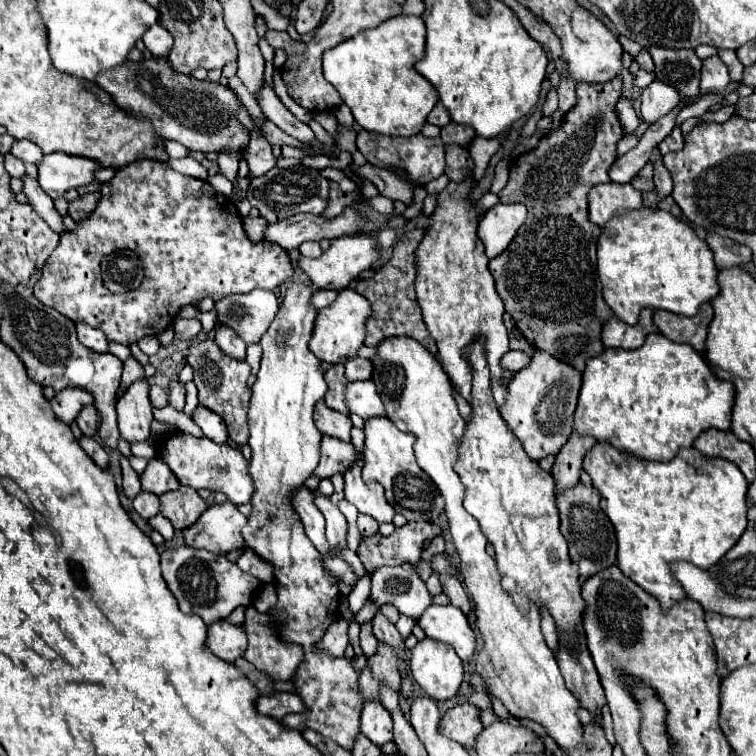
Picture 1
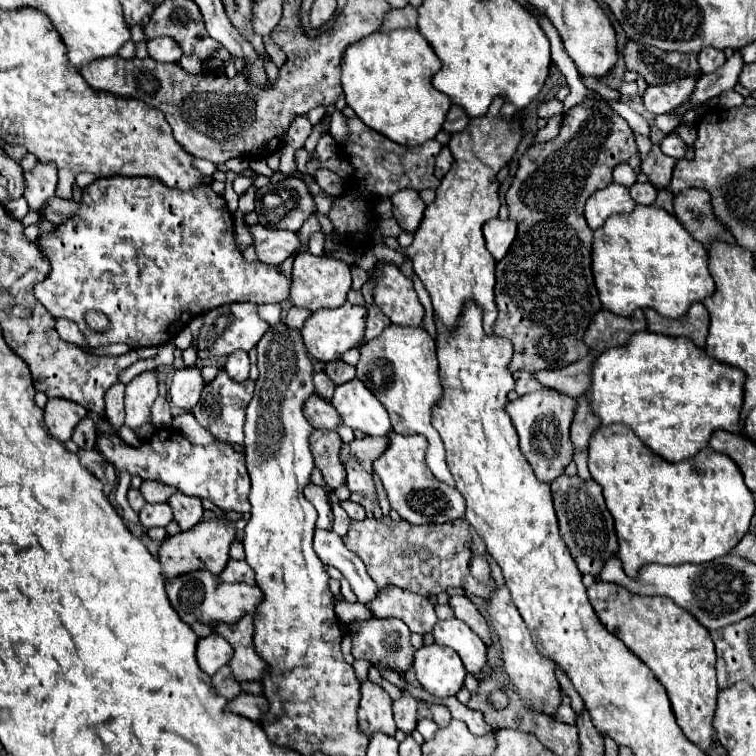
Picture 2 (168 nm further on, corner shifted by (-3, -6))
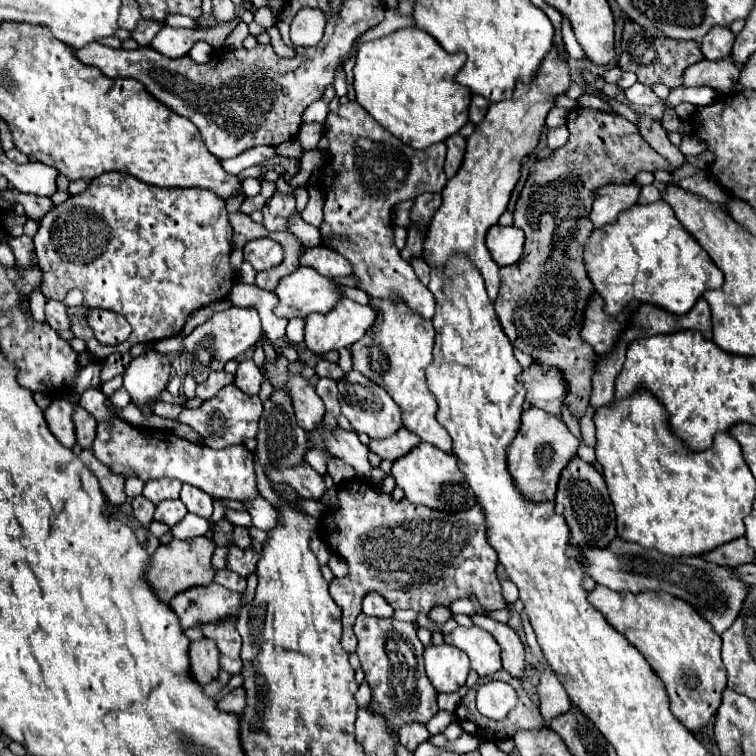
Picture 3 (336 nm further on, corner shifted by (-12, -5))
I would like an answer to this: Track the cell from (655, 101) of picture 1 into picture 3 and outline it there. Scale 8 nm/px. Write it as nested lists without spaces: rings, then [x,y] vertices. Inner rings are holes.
[[[732,58],[724,60],[702,60],[698,64],[692,64],[682,78],[682,86],[710,86],[720,94],[730,94],[738,82],[740,70],[732,66]],[[732,86],[732,88],[730,88]]]

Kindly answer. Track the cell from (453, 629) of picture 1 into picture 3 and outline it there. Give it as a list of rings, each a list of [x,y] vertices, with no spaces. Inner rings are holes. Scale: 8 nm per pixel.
[[[456,626],[454,632],[444,636],[444,640],[466,652],[468,658],[472,660],[470,662],[472,670],[476,670],[480,676],[492,676],[496,670],[502,668],[500,646],[486,630],[480,630],[478,626],[472,628]]]

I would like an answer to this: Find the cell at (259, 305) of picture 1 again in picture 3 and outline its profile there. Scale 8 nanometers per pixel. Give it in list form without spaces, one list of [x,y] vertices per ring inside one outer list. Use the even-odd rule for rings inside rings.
[[[232,306],[228,310],[216,312],[208,322],[198,326],[182,342],[186,356],[188,356],[188,372],[196,378],[196,382],[204,382],[204,378],[210,372],[222,370],[228,360],[242,356],[260,338],[262,338],[262,326],[260,326],[260,316],[258,316],[256,308],[236,308],[236,306]]]

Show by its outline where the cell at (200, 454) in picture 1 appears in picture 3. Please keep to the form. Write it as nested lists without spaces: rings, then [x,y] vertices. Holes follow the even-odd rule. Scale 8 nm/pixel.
[[[114,420],[98,424],[98,434],[92,450],[102,464],[106,464],[114,474],[120,474],[124,478],[136,476],[144,482],[176,478],[180,482],[204,490],[212,498],[222,498],[222,500],[246,502],[258,496],[254,454],[240,444],[214,450],[204,444],[188,442],[176,436],[172,430],[142,430],[130,426],[124,420]]]

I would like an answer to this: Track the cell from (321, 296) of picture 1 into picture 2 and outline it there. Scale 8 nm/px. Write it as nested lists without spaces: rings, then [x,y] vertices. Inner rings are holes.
[[[291,307],[291,311],[287,313],[285,317],[285,325],[291,327],[291,329],[301,329],[305,319],[311,315],[311,311],[305,311],[305,309],[297,309],[297,307]]]

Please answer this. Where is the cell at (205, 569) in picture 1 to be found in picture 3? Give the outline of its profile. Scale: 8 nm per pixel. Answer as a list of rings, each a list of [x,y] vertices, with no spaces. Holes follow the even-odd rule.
[[[220,584],[210,586],[194,586],[180,594],[176,594],[170,600],[172,610],[180,618],[180,626],[192,628],[196,624],[208,624],[208,622],[220,622],[224,618],[236,616],[242,604],[240,592],[232,592]]]

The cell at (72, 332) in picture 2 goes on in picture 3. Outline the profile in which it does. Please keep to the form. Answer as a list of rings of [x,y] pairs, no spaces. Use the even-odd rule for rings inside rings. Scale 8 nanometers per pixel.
[[[56,300],[46,302],[46,318],[50,326],[62,336],[62,338],[72,338],[72,324],[66,314],[66,306]]]

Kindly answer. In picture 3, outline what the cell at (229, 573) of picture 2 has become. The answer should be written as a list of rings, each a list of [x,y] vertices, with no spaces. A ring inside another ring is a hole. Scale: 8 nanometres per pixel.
[[[222,568],[216,572],[216,578],[214,578],[216,584],[222,584],[224,588],[228,590],[236,590],[236,592],[244,592],[246,590],[246,578],[228,570],[228,568]]]

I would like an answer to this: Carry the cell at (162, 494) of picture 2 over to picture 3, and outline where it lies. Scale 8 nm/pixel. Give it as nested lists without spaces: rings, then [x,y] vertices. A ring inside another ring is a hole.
[[[156,480],[156,482],[146,482],[144,486],[144,496],[152,504],[160,504],[162,500],[172,500],[178,498],[182,484],[176,480]]]

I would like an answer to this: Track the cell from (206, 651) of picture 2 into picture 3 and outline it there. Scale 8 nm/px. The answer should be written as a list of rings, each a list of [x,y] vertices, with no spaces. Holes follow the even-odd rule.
[[[210,638],[192,642],[190,662],[192,662],[192,674],[202,686],[216,680],[220,672],[220,650],[216,642]]]

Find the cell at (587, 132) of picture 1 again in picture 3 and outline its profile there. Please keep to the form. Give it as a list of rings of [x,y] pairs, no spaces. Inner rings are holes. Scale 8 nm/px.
[[[574,108],[568,112],[568,142],[554,150],[548,158],[536,160],[530,170],[530,176],[520,192],[514,210],[514,224],[524,230],[526,244],[524,254],[512,266],[500,268],[500,294],[494,302],[498,320],[502,324],[504,334],[512,342],[514,348],[532,356],[534,362],[546,364],[550,368],[560,370],[562,378],[568,384],[566,404],[574,412],[574,416],[582,416],[586,412],[588,394],[590,394],[590,380],[596,370],[596,354],[590,344],[580,338],[580,330],[584,324],[586,306],[594,294],[592,280],[588,278],[584,266],[584,244],[594,232],[594,224],[588,218],[592,210],[592,200],[596,198],[596,190],[606,184],[630,184],[640,170],[672,170],[660,154],[656,154],[648,142],[638,132],[638,126],[628,122],[618,114],[608,114],[594,108]]]

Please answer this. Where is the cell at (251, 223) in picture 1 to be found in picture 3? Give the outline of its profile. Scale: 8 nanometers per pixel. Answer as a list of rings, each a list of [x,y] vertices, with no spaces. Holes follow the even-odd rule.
[[[243,261],[241,268],[239,270],[239,280],[246,284],[254,284],[257,272],[254,270],[252,265]]]

